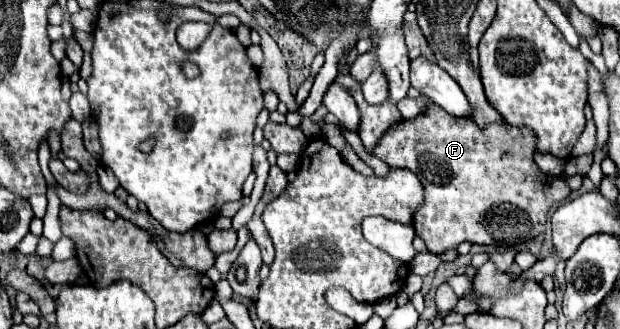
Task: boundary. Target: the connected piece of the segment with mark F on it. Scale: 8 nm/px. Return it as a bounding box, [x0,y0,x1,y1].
[368,106,592,254]

